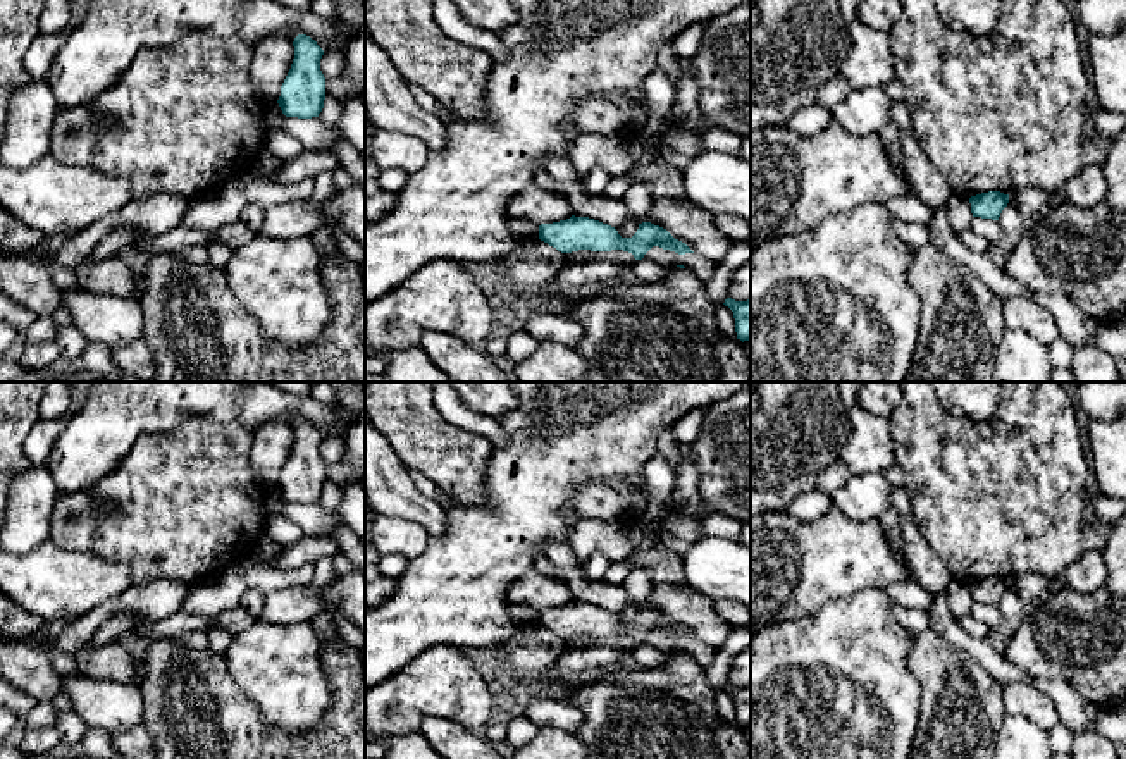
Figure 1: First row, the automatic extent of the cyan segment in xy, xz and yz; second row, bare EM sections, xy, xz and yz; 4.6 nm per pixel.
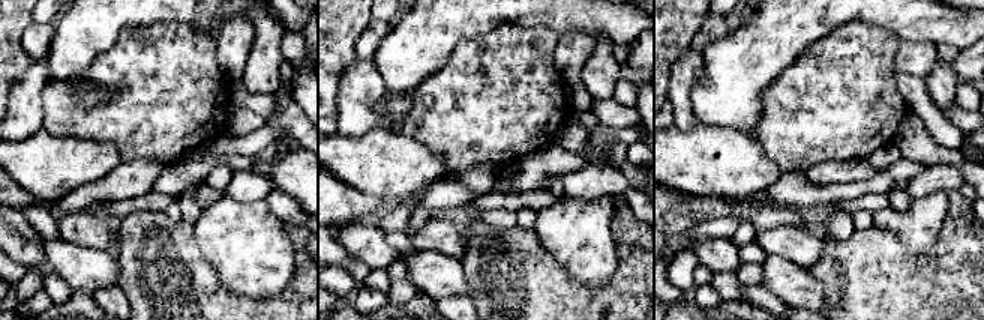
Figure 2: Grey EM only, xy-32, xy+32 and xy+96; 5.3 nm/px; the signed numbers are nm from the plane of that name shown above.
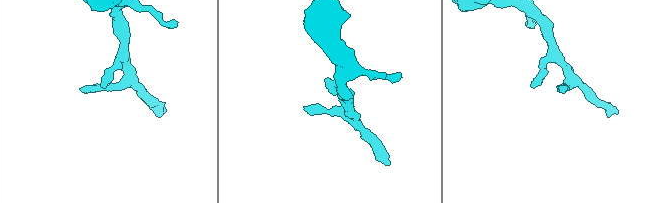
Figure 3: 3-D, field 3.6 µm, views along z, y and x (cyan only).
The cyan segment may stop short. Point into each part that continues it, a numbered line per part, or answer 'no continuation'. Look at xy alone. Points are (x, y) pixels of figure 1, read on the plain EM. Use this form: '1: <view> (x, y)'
no continuation

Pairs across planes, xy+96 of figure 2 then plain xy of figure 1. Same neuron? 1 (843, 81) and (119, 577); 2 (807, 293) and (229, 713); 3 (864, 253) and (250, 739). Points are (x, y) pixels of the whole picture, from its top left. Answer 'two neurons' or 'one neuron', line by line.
1: two neurons
2: two neurons
3: one neuron

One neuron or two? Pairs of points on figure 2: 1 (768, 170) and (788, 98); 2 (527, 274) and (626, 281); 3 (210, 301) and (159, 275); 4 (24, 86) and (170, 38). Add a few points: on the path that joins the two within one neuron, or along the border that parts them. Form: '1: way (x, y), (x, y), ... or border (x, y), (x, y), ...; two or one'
1: border (749, 132), (782, 170); two
2: way (551, 298), (602, 298); one
3: way (198, 301), (185, 301), (171, 287); one
4: border (50, 80), (42, 93), (42, 114); two

